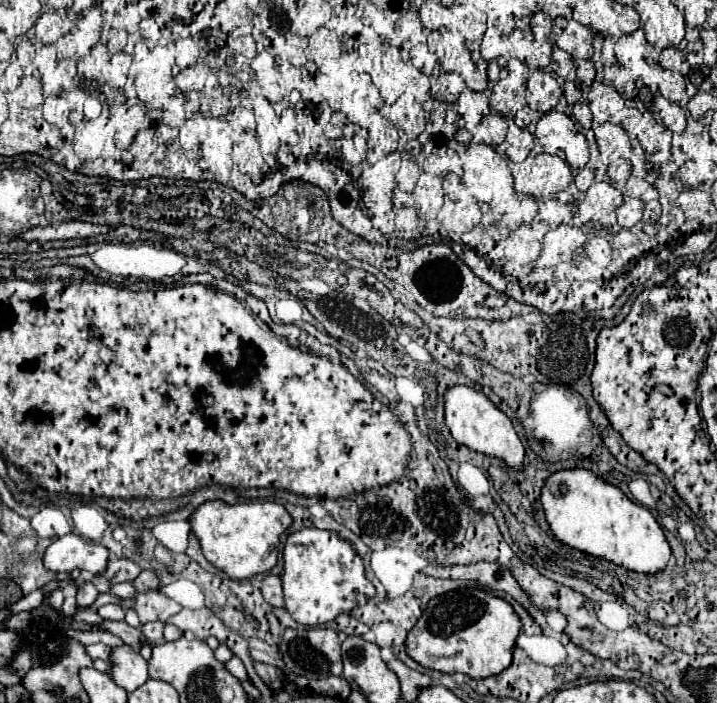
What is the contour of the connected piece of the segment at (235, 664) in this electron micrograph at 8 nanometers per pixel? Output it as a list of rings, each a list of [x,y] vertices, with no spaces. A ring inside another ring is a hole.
[[[233,656],[227,663],[225,663],[225,667],[238,680],[249,682],[246,669],[238,657]]]

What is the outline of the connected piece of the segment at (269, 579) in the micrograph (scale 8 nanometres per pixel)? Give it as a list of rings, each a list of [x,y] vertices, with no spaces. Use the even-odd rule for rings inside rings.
[[[267,575],[263,579],[261,593],[269,605],[283,607],[283,589],[281,589],[281,579],[277,575]]]

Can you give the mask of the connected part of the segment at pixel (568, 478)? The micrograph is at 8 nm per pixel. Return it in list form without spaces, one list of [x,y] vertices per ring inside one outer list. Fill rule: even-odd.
[[[563,469],[549,475],[541,489],[541,503],[555,537],[573,549],[613,561],[615,565],[623,565],[625,569],[639,573],[657,573],[665,569],[667,561],[671,559],[669,543],[649,509],[633,503],[619,487],[603,481],[589,469]]]

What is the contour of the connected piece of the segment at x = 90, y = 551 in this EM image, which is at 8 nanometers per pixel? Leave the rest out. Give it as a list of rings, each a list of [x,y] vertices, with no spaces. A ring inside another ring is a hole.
[[[69,533],[55,539],[45,551],[45,567],[61,573],[61,571],[89,571],[103,573],[109,563],[109,549],[91,539],[83,539],[81,535]]]

